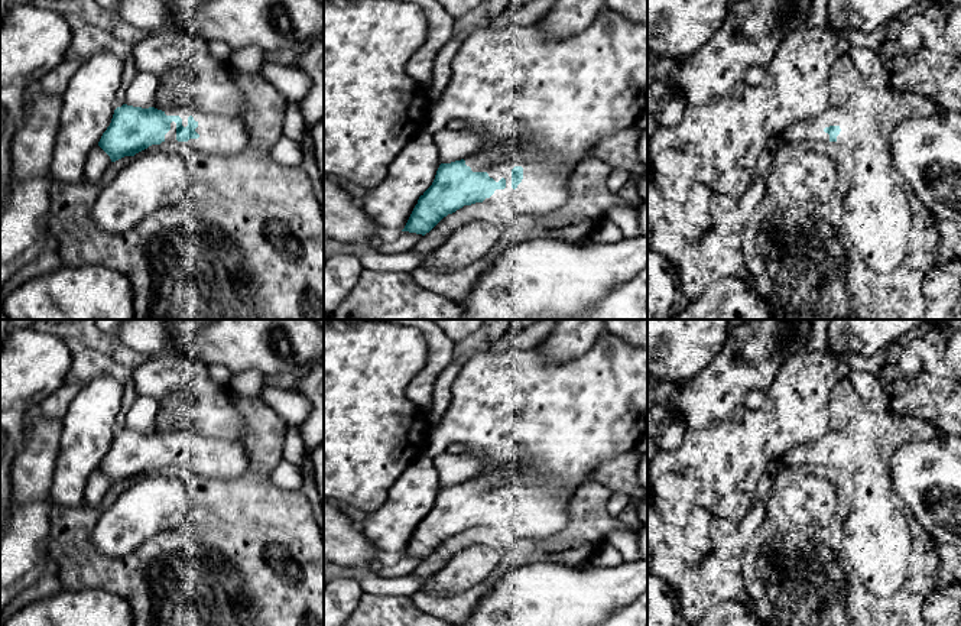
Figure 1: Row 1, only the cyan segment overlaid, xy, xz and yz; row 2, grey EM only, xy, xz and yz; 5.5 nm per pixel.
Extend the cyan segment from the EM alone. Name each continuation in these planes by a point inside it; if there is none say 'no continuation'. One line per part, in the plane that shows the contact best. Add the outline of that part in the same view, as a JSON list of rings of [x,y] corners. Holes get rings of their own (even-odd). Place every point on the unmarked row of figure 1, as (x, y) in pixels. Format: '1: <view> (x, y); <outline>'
1: xy (218, 459); [[[191,429],[166,432],[165,438],[179,440],[184,451],[188,450],[188,441],[192,440],[198,447],[195,455],[199,461],[189,463],[188,467],[207,479],[234,480],[249,468],[249,457],[241,442],[207,438]]]

